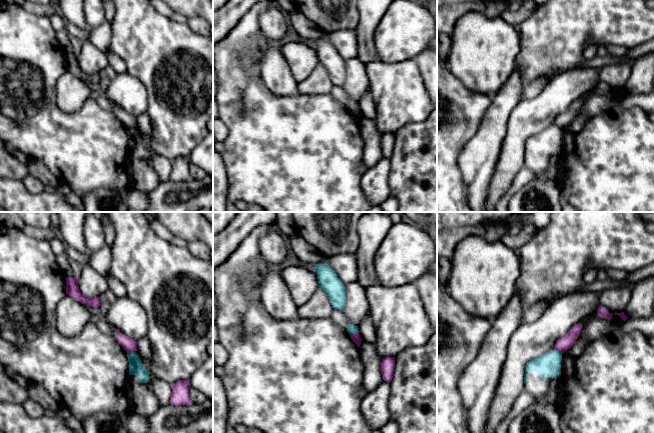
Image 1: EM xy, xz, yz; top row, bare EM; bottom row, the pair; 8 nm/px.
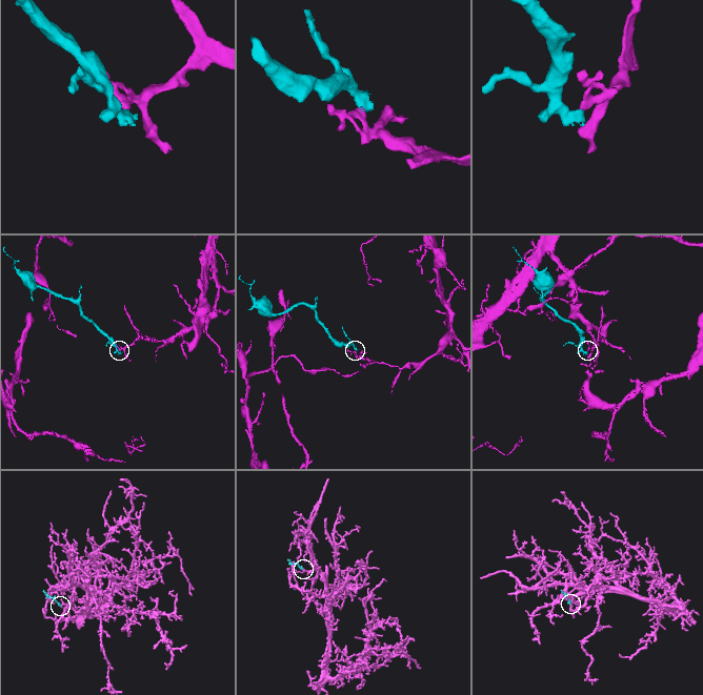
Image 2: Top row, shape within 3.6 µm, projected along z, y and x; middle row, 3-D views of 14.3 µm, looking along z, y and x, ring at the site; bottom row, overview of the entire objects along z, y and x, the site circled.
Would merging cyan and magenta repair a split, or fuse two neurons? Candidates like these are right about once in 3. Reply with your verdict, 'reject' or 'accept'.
reject

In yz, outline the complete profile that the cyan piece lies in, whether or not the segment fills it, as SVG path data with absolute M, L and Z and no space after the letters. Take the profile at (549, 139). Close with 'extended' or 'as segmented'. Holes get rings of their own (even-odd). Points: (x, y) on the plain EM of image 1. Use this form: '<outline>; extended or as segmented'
M553 126L527 138L524 165L534 172L534 179L546 180L550 177L552 167L549 160L552 156L560 156L562 130Z; extended

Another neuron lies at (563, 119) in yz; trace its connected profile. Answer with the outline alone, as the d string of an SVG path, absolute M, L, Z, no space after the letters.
M582 100L574 101L565 112L556 117L554 126L562 129L567 127L576 118L581 106Z

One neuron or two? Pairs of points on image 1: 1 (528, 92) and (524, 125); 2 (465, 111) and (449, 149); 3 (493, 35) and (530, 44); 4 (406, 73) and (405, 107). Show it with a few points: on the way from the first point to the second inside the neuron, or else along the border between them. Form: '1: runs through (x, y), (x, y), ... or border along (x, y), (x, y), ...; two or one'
1: border along (546, 84), (534, 96), (521, 100); two
2: runs through (456, 120), (449, 127), (449, 140); one
3: border along (518, 30), (519, 54), (515, 65); two
4: runs through (405, 81), (405, 99); one

